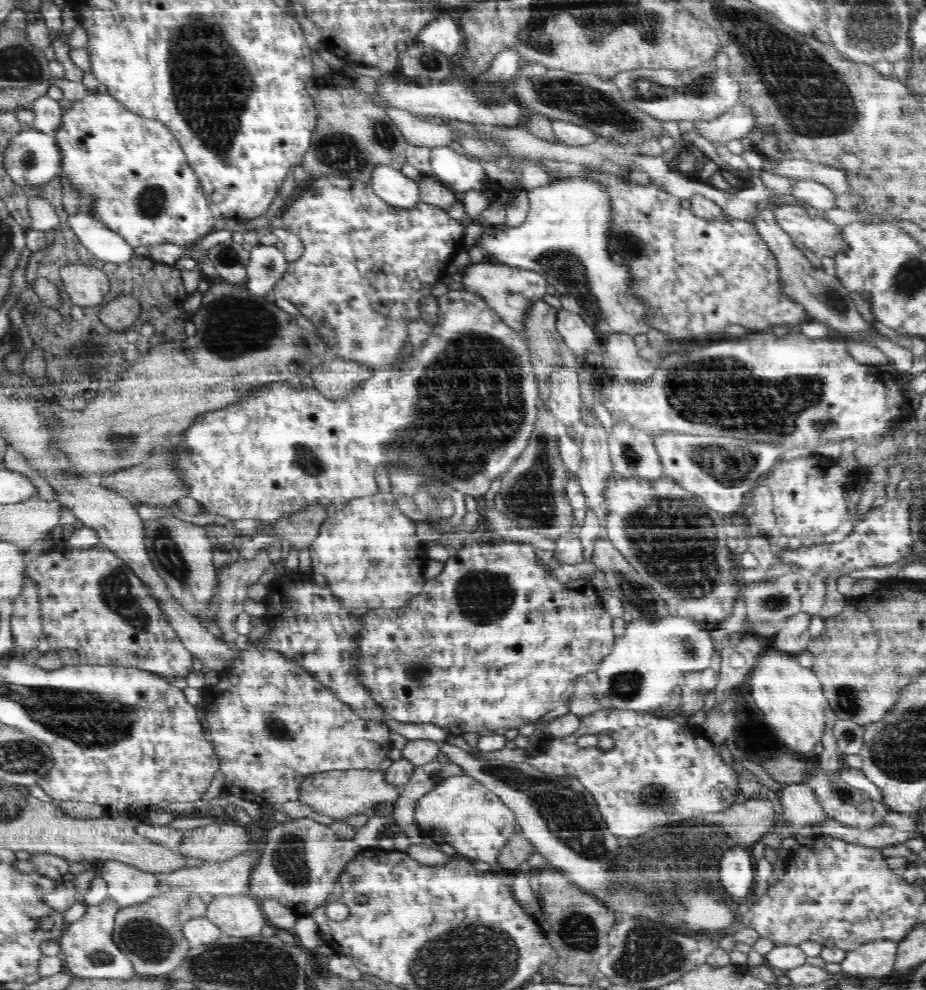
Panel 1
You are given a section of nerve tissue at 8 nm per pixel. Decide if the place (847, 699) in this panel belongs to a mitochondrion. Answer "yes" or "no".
yes

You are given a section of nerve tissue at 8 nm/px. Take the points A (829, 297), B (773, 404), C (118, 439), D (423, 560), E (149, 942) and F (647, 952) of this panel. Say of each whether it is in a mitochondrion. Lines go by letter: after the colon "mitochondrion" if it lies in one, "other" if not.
A: mitochondrion
B: mitochondrion
C: mitochondrion
D: other
E: mitochondrion
F: mitochondrion

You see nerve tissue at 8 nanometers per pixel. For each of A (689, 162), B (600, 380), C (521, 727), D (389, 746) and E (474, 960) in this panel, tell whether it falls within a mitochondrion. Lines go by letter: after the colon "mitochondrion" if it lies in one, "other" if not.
A: mitochondrion
B: other
C: other
D: other
E: mitochondrion

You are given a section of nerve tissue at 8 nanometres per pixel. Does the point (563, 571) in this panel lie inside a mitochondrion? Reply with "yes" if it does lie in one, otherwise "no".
no

